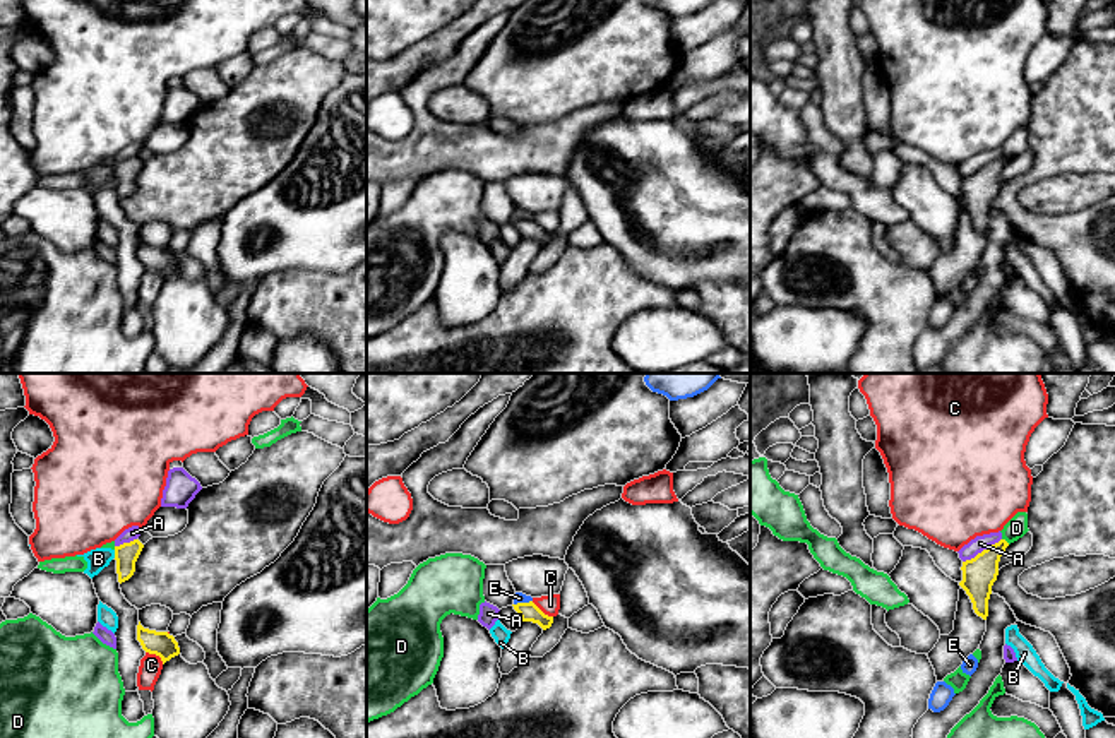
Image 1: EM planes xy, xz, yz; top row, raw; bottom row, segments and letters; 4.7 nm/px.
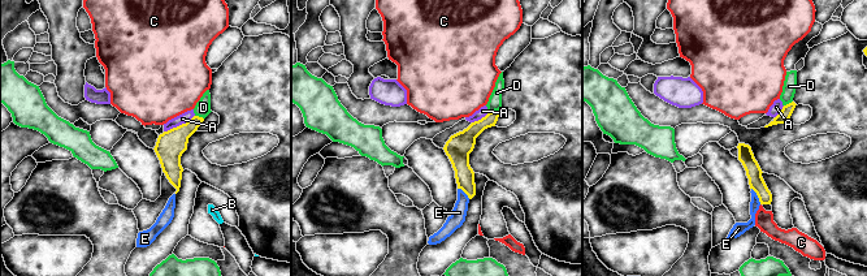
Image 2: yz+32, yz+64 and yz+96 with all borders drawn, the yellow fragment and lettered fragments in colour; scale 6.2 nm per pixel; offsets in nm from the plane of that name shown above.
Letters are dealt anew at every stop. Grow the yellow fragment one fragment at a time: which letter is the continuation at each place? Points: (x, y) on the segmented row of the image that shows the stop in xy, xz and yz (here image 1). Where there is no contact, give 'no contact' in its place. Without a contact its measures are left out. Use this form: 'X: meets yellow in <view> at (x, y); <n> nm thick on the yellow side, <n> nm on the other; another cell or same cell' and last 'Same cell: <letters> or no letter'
A: meets yellow in yz at (983, 550); 160 nm thick on the yellow side, 70 nm on the other; another cell
B: meets yellow in xy at (115, 553); 110 nm thick on the yellow side, 100 nm on the other; another cell
C: meets yellow in xy at (156, 654); 120 nm thick on the yellow side, 110 nm on the other; another cell
D: meets yellow in yz at (1004, 540); 160 nm thick on the yellow side, 100 nm on the other; another cell
E: meets yellow in xz at (523, 603); 90 nm thick on the yellow side, 50 nm on the other; another cell
Same cell: no letter

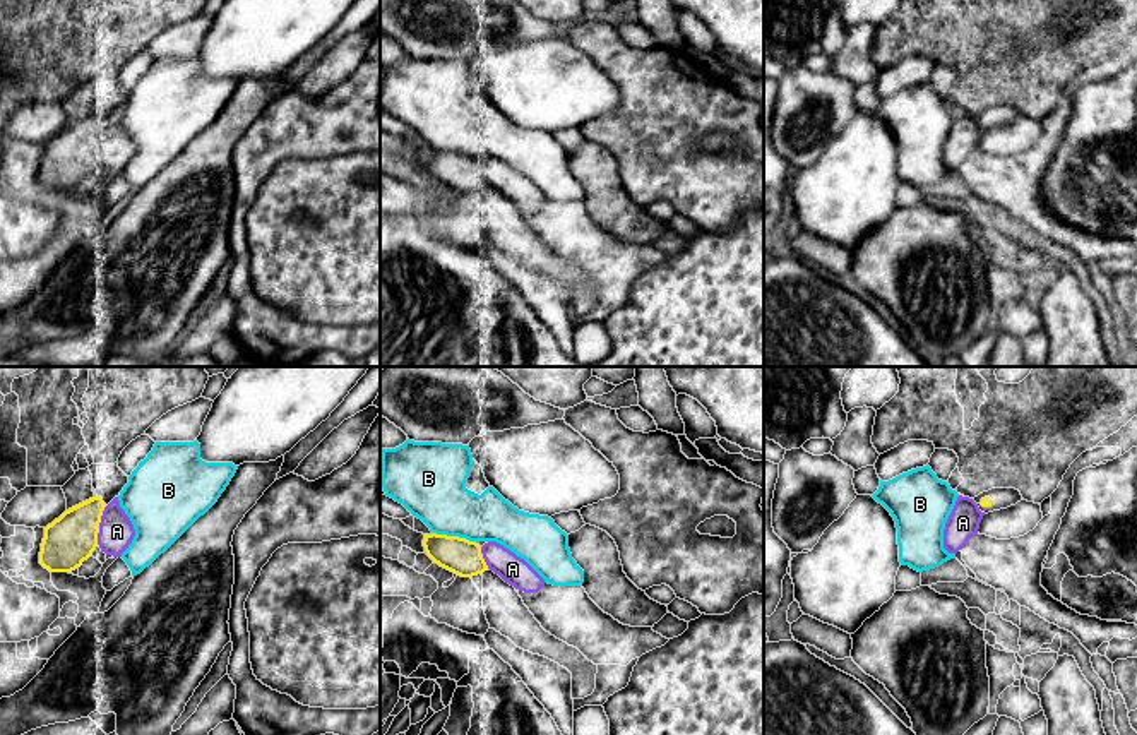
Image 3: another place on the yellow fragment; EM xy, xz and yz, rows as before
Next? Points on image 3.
A: meets yellow in xy at (98, 525); 240 nm thick on the yellow side, 160 nm on the other; same cell
B: meets yellow in xz at (454, 537); 170 nm thick on the yellow side, 300 nm on the other; another cell
Same cell: A

